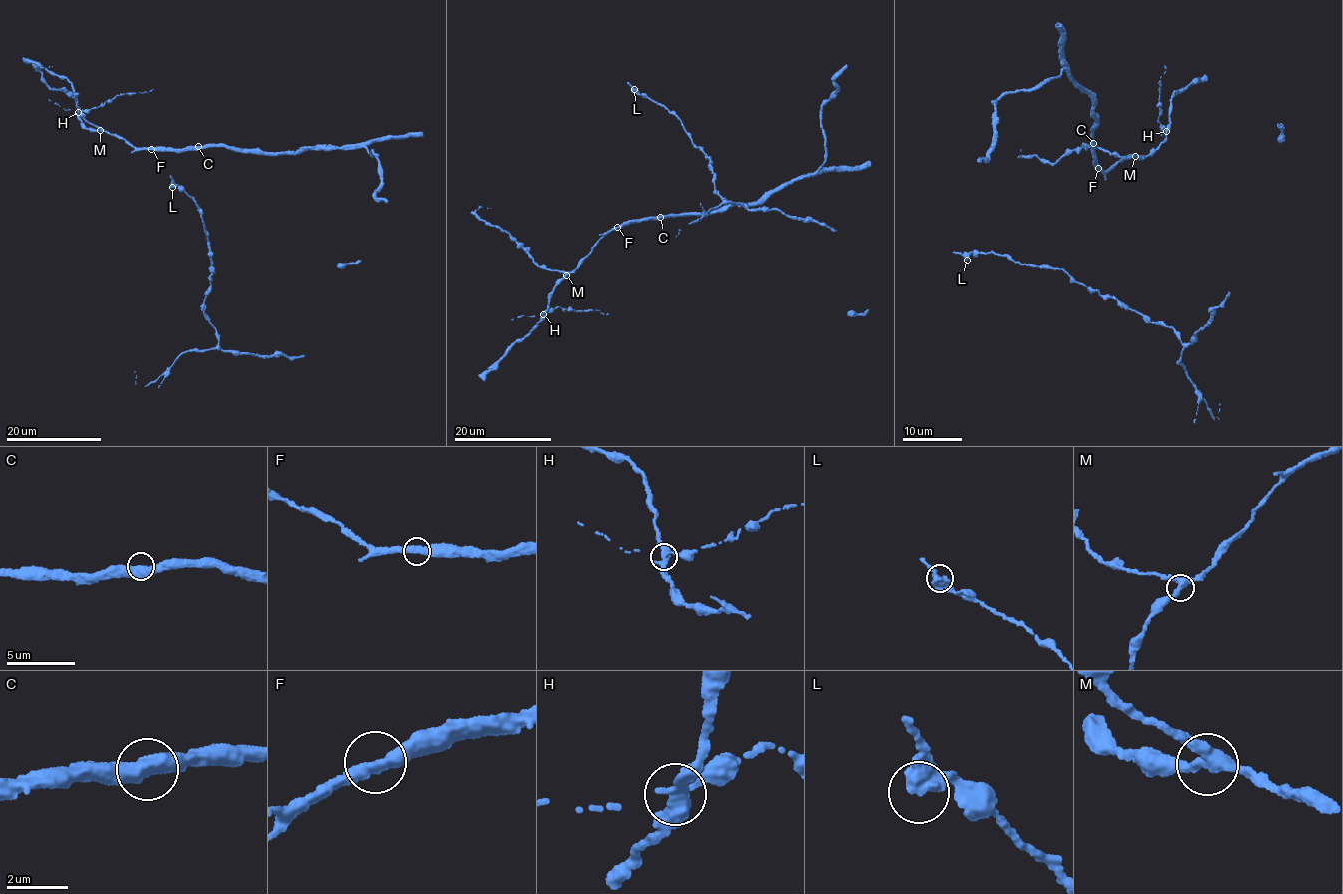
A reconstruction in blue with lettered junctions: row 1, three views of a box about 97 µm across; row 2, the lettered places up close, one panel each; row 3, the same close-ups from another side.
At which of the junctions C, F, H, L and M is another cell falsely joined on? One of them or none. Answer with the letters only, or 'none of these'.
H

